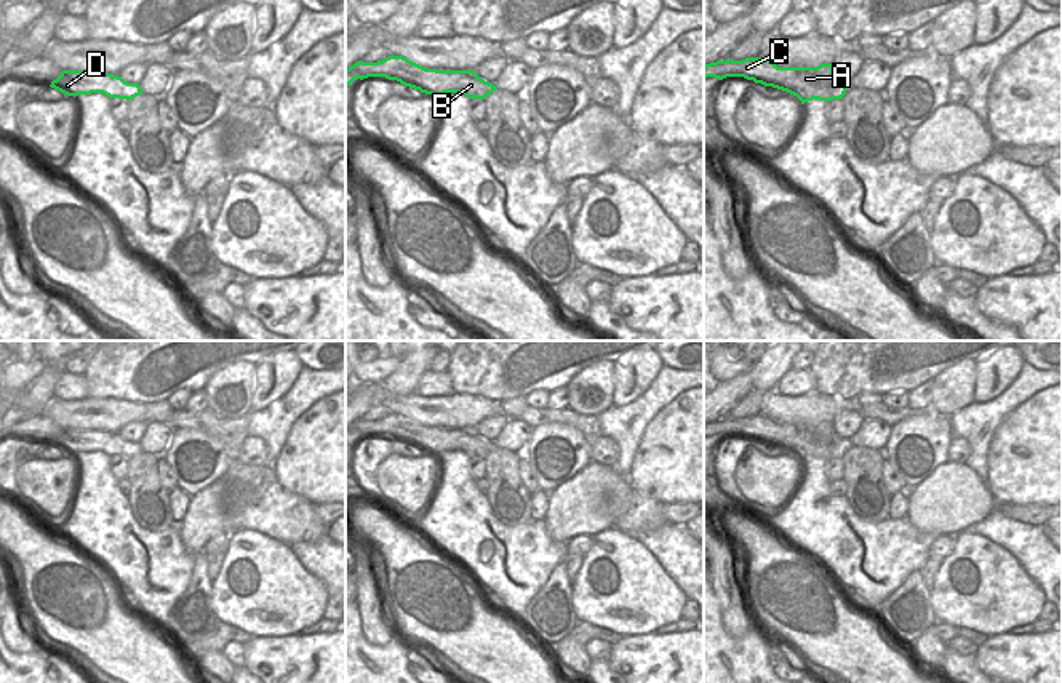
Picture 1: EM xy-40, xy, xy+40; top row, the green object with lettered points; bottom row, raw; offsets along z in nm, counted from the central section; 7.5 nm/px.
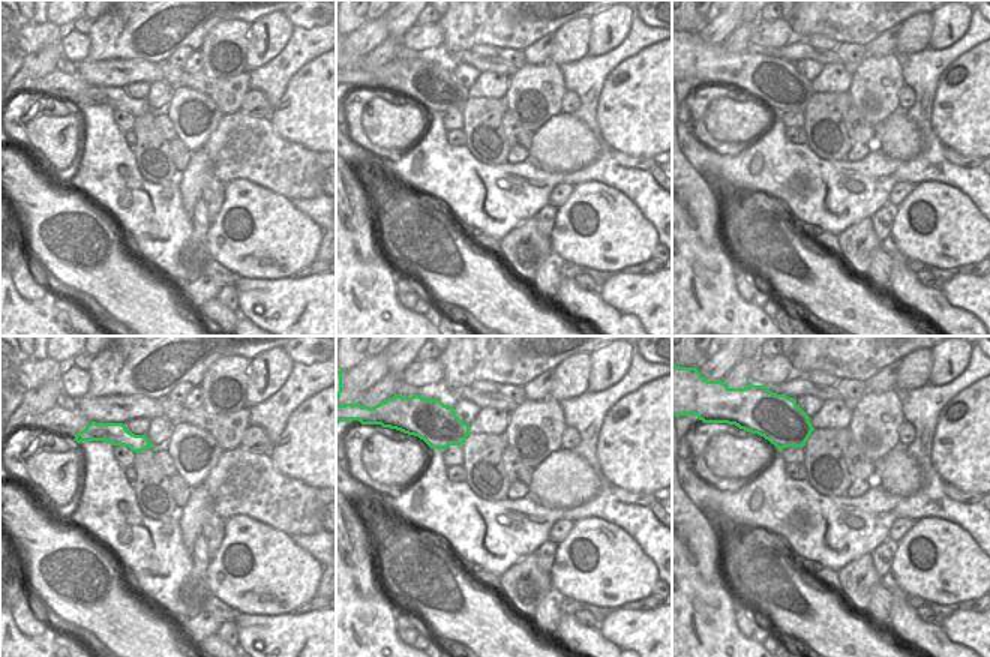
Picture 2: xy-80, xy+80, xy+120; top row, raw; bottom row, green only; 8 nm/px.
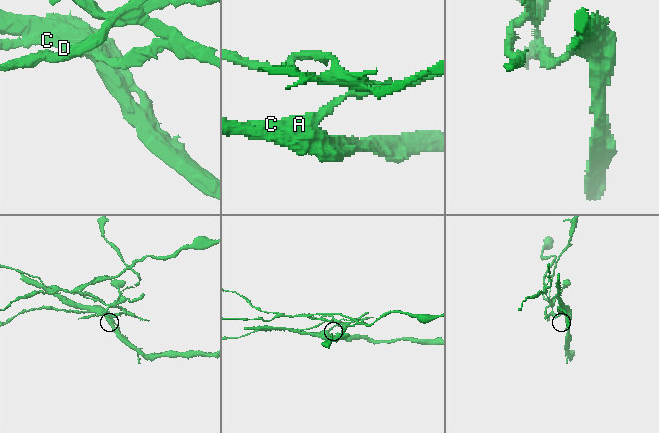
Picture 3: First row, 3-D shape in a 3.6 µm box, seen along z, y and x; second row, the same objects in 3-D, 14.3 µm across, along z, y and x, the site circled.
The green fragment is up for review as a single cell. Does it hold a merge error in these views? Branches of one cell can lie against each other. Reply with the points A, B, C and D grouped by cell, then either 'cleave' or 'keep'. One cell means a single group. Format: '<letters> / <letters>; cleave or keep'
A / B C D; cleave

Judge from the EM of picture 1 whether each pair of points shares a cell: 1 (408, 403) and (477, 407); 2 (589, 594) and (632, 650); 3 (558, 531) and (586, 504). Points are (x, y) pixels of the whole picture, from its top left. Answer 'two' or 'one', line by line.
1: one
2: two
3: one

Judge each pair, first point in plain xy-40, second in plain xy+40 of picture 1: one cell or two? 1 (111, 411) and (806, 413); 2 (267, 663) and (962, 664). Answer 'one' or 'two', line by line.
1: one
2: two

